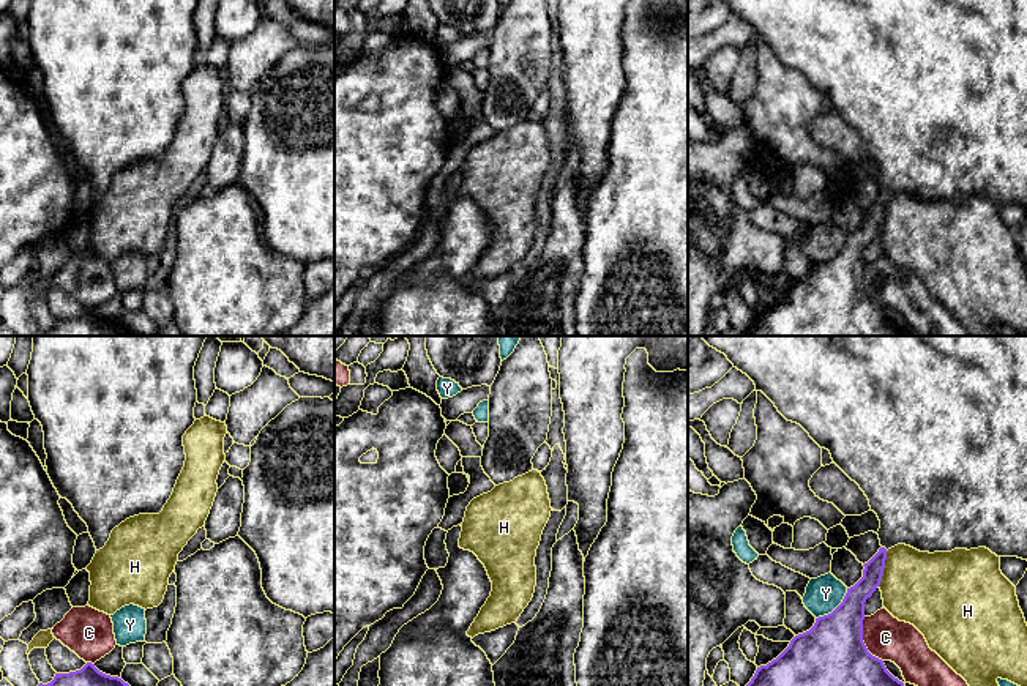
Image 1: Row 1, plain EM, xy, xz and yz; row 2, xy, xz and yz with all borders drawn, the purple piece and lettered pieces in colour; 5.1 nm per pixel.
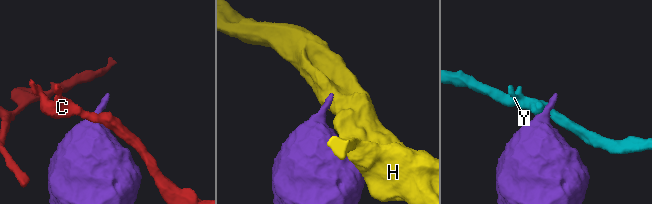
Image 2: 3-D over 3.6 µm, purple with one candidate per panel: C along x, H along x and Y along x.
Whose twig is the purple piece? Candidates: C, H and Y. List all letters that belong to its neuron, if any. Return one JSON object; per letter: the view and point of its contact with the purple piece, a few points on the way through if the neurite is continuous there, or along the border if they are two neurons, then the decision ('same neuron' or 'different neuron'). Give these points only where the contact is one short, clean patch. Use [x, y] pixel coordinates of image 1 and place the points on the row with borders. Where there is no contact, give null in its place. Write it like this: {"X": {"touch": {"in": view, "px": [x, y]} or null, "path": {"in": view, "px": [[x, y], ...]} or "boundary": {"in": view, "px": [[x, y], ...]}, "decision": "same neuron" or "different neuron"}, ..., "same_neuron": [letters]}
{"C": {"touch": {"in": "yz", "px": [862, 641]}, "decision": "different neuron"}, "H": {"touch": {"in": "yz", "px": [884, 566]}, "boundary": {"in": "yz", "px": [[887, 551], [884, 574], [877, 585]]}, "decision": "different neuron"}, "Y": {"touch": {"in": "yz", "px": [836, 607]}, "boundary": {"in": "yz", "px": [[847, 589], [843, 600], [830, 612], [816, 618]]}, "decision": "different neuron"}, "same_neuron": []}

